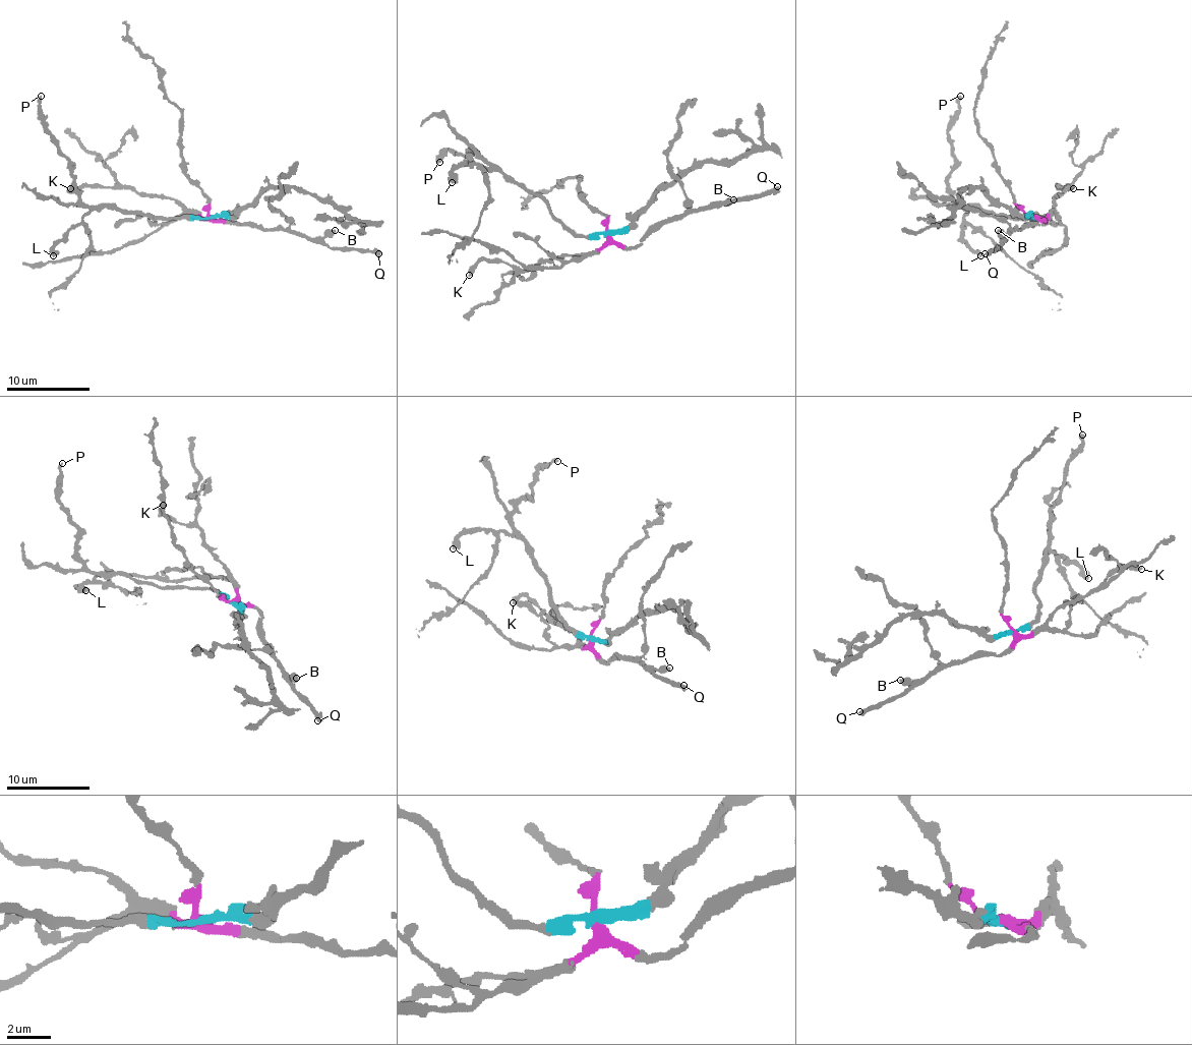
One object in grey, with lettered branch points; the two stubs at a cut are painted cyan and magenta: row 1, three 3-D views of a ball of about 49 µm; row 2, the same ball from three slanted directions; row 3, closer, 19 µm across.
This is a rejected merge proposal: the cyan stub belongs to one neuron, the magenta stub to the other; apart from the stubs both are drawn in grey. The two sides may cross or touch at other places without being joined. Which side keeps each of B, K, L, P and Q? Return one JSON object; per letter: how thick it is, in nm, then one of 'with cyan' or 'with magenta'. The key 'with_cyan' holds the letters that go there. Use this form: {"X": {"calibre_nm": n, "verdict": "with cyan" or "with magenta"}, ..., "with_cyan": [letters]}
{"B": {"calibre_nm": 440, "verdict": "with magenta"}, "K": {"calibre_nm": 400, "verdict": "with magenta"}, "L": {"calibre_nm": 500, "verdict": "with cyan"}, "P": {"calibre_nm": 300, "verdict": "with cyan"}, "Q": {"calibre_nm": 480, "verdict": "with magenta"}, "with_cyan": ["L", "P"]}

